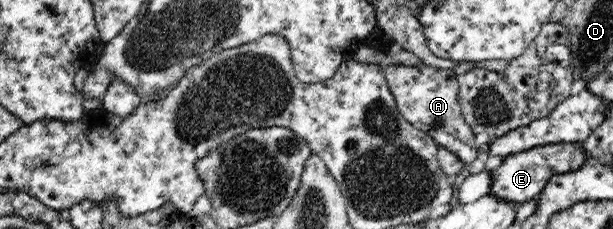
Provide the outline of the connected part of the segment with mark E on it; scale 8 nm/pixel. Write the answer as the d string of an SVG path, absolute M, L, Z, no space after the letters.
M575 143L545 144L508 155L503 158L498 168L489 171L491 188L488 196L514 204L536 200L550 176L572 172L580 168L582 162L584 162L584 151L581 144Z

